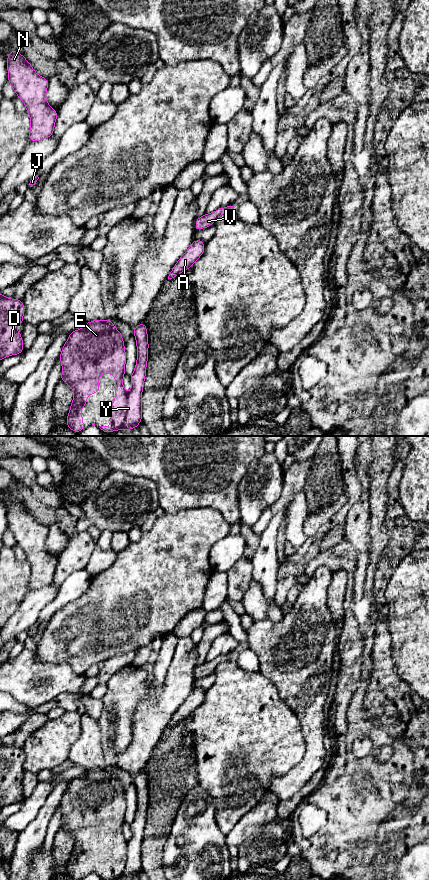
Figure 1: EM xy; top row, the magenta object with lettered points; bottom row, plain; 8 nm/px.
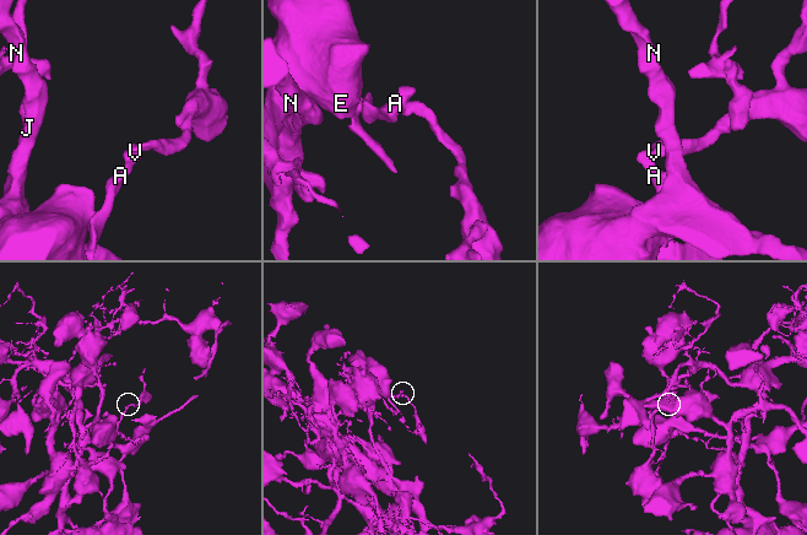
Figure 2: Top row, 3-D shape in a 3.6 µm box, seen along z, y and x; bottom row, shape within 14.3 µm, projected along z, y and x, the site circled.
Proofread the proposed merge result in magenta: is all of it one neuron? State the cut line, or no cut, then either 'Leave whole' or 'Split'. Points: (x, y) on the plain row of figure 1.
No split. Leave whole

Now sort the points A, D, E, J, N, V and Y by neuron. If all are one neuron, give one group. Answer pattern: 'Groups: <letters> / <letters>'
Groups: A D E J N V Y

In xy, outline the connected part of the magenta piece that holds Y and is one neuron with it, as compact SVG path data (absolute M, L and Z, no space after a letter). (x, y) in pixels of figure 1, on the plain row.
M93 768L78 778L69 781L59 804L62 812L60 829L67 831L74 840L74 845L66 866L67 875L74 880L81 880L86 874L83 873L83 862L79 859L87 852L88 842L99 841L99 823L115 823L115 849L111 851L111 873L100 874L104 880L116 880L119 877L132 878L142 870L142 839L146 825L148 810L148 782L145 771L140 771L133 776L136 787L137 809L133 822L130 824L132 837L126 841L123 836L123 824L125 823L126 799L121 780L114 775L112 768Z

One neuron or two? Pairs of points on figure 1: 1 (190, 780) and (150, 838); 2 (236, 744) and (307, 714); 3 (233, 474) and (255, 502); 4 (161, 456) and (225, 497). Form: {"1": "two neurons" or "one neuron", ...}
{"1": "one neuron", "2": "two neurons", "3": "two neurons", "4": "one neuron"}

